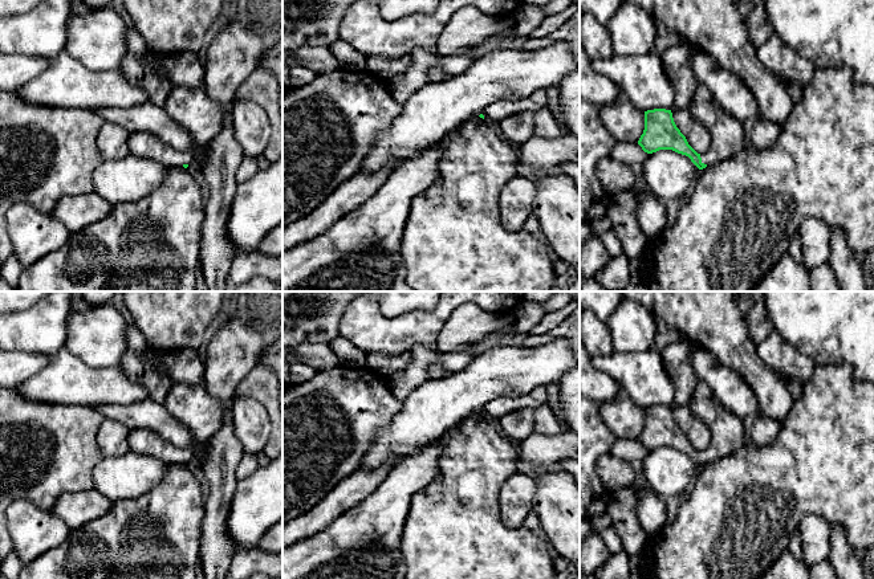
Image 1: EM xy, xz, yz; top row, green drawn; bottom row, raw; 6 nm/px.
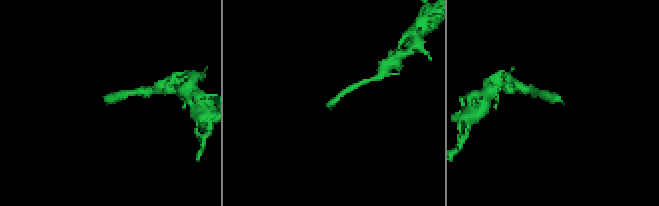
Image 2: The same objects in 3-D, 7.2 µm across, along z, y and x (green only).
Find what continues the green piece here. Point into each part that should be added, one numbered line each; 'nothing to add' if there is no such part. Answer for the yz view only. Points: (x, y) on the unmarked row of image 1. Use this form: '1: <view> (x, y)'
1: yz (727, 431)

